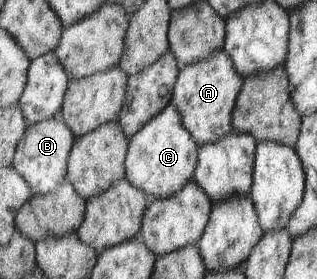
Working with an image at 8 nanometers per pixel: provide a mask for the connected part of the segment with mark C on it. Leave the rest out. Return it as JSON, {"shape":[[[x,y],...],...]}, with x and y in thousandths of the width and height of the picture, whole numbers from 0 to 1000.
{"shape":[[[536,369],[505,412],[461,441],[407,505],[401,545],[397,642],[461,692],[473,717],[536,713],[580,685],[615,638],[628,584],[628,513],[606,473],[580,455],[577,412]]]}

